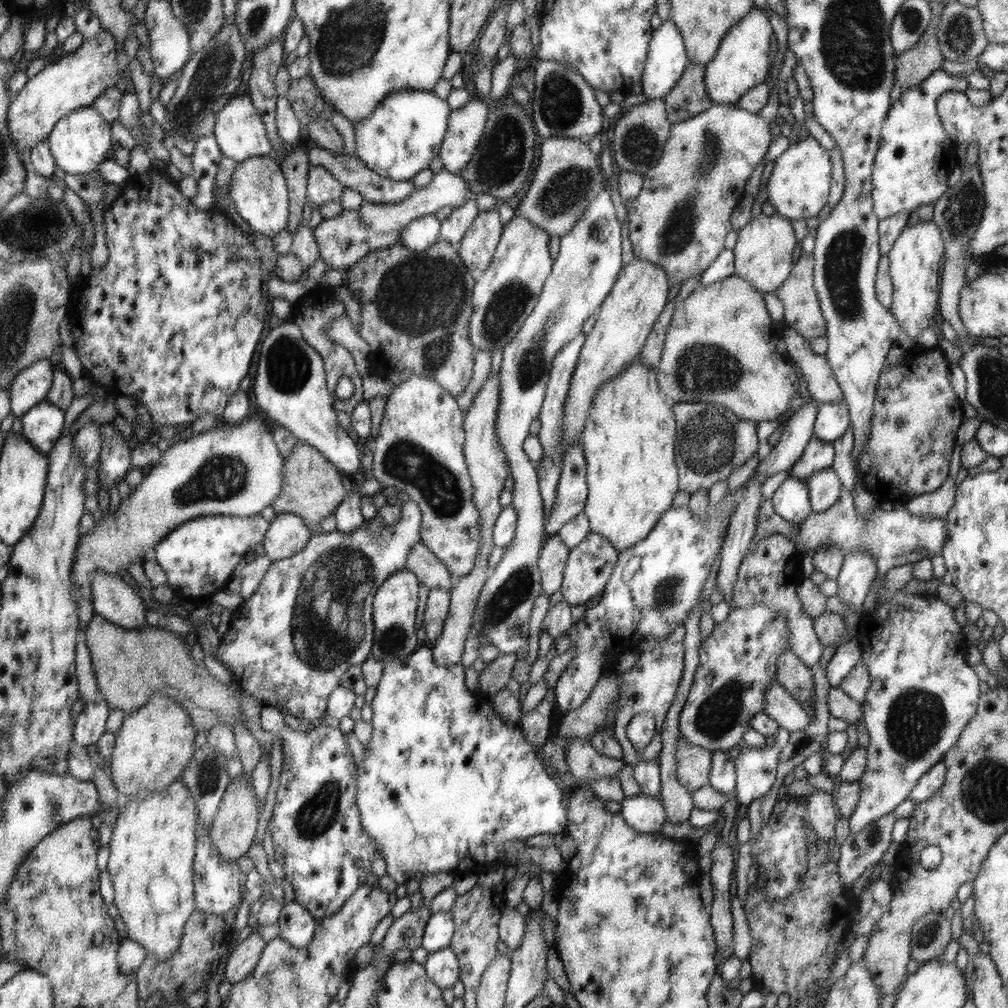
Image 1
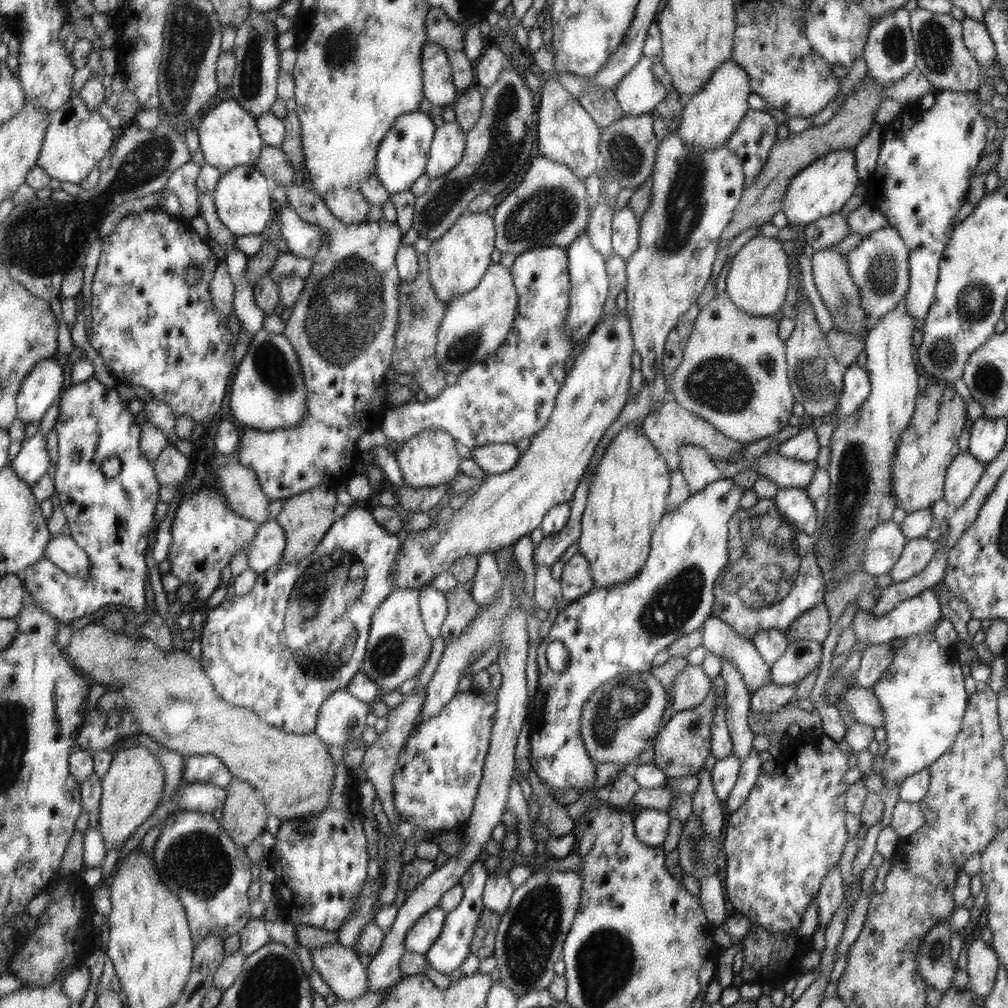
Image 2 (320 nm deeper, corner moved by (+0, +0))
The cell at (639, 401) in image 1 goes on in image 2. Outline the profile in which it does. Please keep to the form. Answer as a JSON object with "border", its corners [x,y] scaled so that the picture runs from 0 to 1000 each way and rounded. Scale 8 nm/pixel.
{"border":[[[633,418],[619,424],[604,439],[589,475],[583,485],[583,497],[576,515],[574,548],[583,553],[588,570],[588,585],[618,579],[629,573],[640,563],[647,543],[649,528],[662,509],[661,498],[665,488],[665,470],[655,446],[644,436]]]}

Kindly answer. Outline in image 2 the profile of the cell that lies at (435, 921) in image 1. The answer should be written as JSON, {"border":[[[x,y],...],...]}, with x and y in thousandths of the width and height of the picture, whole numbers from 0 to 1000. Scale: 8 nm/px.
{"border":[[[436,899],[423,904],[401,929],[401,941],[414,946],[425,944],[437,930],[442,906]]]}

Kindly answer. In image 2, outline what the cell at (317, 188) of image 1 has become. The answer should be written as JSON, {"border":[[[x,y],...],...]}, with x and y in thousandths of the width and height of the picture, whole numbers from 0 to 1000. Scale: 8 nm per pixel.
{"border":[[[355,186],[331,188],[322,193],[321,199],[327,210],[343,222],[363,221],[366,218],[367,202]]]}

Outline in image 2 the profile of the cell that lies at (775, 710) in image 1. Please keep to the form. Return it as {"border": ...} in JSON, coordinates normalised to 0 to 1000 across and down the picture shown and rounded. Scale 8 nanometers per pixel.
{"border":[[[707,609],[695,621],[696,641],[715,654],[723,653],[742,684],[750,687],[766,679],[766,660],[752,647],[746,635],[735,632],[715,612]]]}

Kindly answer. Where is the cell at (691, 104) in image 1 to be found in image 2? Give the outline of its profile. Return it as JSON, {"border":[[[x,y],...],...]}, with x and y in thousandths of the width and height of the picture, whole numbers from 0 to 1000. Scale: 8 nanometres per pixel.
{"border":[[[664,86],[661,97],[645,112],[649,116],[649,128],[654,140],[671,131],[676,125],[680,107],[675,104],[675,94],[675,91]]]}

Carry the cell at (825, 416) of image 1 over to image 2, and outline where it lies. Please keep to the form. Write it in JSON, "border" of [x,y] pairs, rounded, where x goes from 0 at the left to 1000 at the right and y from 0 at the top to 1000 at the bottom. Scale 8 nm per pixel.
{"border":[[[850,361],[840,364],[836,371],[836,388],[828,405],[832,409],[830,418],[847,411],[861,395],[863,388],[864,379],[859,366]]]}

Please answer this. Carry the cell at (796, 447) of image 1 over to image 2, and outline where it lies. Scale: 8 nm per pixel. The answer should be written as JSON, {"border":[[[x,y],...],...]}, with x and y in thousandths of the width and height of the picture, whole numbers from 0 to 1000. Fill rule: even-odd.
{"border":[[[722,474],[705,479],[699,486],[686,492],[662,508],[649,528],[647,543],[640,563],[623,577],[586,586],[555,604],[544,630],[533,644],[535,682],[527,693],[529,712],[526,715],[526,756],[539,776],[549,782],[586,784],[591,776],[591,760],[575,730],[579,697],[599,678],[619,667],[639,667],[647,663],[649,651],[655,645],[691,625],[707,609],[710,595],[710,575],[715,571],[723,552],[723,520],[734,506],[734,494],[741,485],[729,482]],[[555,635],[563,646],[563,661],[553,668],[546,663],[541,647],[547,637]]]}

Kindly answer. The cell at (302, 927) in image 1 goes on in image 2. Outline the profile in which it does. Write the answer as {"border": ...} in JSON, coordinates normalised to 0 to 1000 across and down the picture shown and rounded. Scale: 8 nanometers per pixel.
{"border":[[[333,935],[321,941],[312,940],[308,947],[312,962],[323,973],[335,993],[349,994],[366,983],[363,958],[349,940]]]}

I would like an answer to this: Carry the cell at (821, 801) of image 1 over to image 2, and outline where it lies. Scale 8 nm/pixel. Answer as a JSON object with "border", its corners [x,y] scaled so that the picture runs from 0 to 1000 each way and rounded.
{"border":[[[828,857],[816,871],[812,889],[810,890],[810,899],[812,906],[812,919],[820,919],[825,913],[827,906],[838,897],[839,885],[833,868],[833,861]]]}

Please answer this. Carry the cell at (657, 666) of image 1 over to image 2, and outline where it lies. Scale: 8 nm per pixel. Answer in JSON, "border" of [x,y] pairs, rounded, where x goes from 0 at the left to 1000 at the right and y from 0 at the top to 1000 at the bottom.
{"border":[[[694,659],[682,660],[667,680],[667,700],[673,706],[684,705],[699,696],[706,685],[706,674]]]}

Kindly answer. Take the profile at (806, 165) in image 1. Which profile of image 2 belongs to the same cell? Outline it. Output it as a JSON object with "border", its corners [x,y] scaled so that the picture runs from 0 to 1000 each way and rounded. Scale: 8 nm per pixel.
{"border":[[[839,147],[822,151],[785,178],[776,205],[784,223],[798,224],[809,218],[818,217],[837,206],[837,202],[845,196],[851,185],[850,159],[847,159],[847,152]]]}

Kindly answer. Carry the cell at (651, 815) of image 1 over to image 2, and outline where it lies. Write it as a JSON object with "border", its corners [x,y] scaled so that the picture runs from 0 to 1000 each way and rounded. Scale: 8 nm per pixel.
{"border":[[[649,802],[637,803],[629,813],[633,832],[640,837],[657,840],[660,832],[663,831],[665,814],[663,805]]]}

